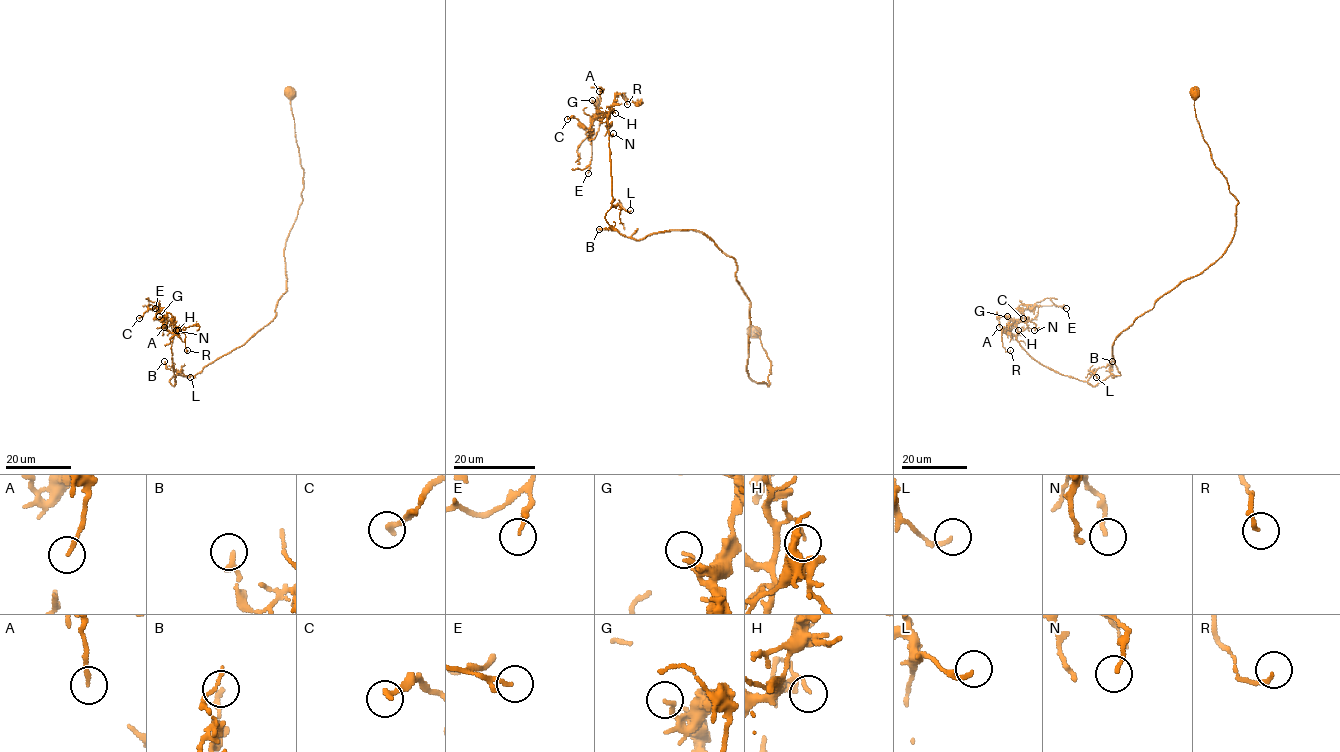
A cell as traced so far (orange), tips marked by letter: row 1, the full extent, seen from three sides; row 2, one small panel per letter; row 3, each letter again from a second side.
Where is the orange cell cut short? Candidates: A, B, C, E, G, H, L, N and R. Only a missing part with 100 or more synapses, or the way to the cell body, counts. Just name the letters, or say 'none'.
none

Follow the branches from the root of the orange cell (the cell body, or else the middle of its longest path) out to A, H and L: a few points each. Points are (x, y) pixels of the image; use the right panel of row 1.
A: (1196, 91), (1238, 202), (1226, 250), (1116, 338), (1120, 374), (1094, 386), (1037, 362), (1018, 320), (999, 327)
H: (1196, 91), (1203, 138), (1238, 202), (1226, 250), (1116, 338), (1120, 374), (1094, 386), (1040, 364), (1018, 330)
L: (1196, 91), (1203, 138), (1238, 202), (1234, 235), (1217, 260), (1116, 338), (1120, 374), (1092, 386), (1096, 377)

